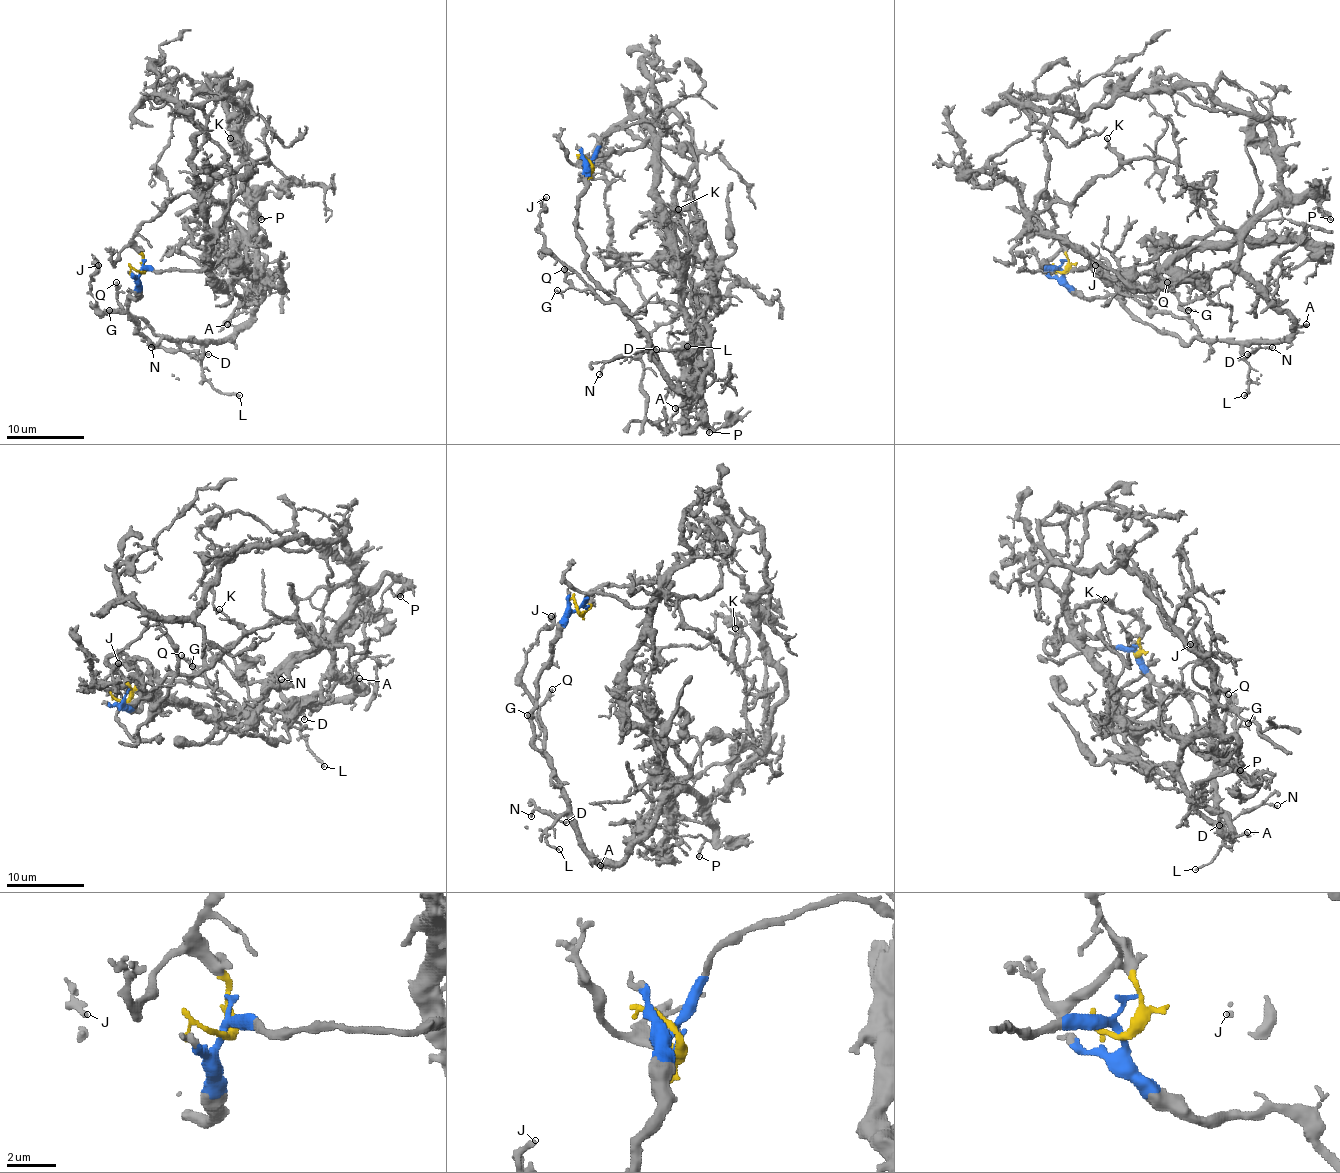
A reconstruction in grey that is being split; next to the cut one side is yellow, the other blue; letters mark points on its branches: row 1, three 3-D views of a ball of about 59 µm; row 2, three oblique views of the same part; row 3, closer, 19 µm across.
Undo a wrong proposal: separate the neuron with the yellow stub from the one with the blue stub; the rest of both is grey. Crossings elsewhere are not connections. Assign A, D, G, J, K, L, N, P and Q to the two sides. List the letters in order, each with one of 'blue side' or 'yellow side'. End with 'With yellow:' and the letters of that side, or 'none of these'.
A: blue side
D: blue side
G: blue side
J: blue side
K: yellow side
L: blue side
N: blue side
P: blue side
Q: blue side
With yellow: K

